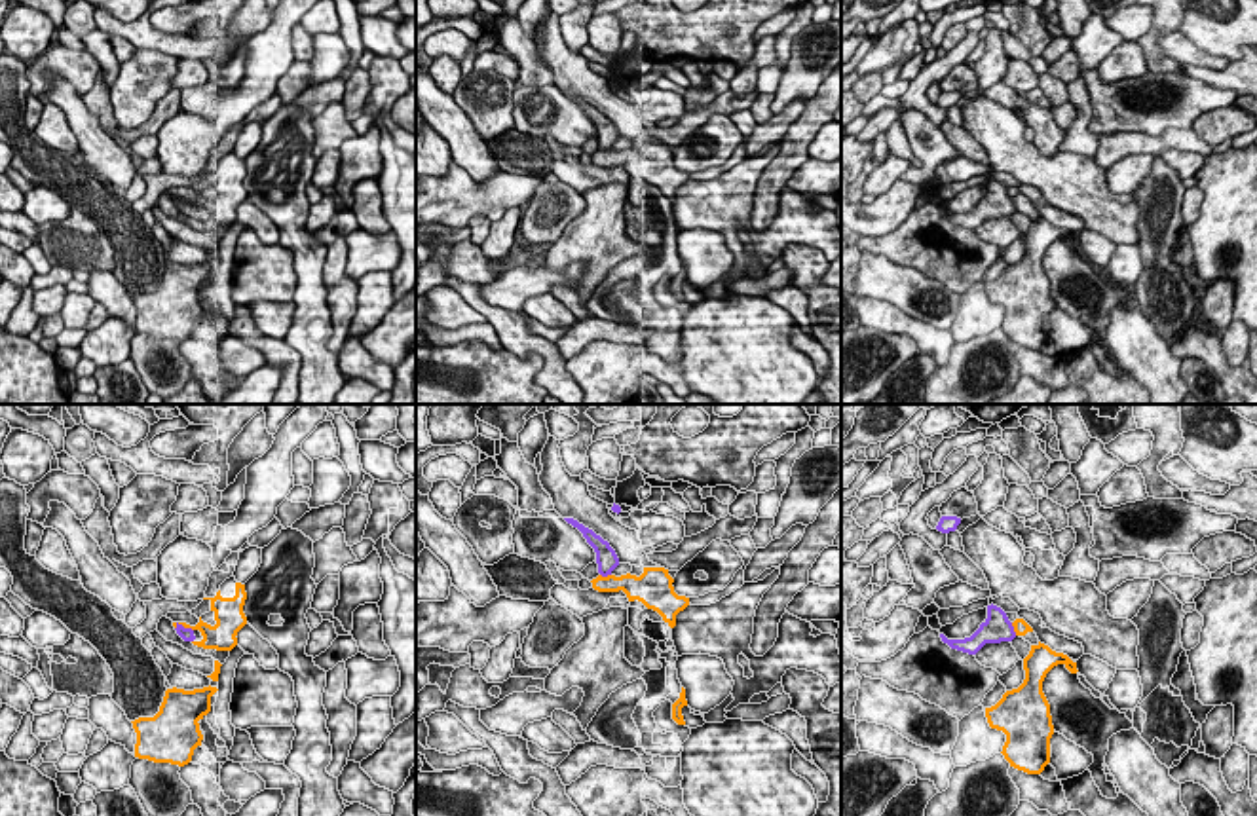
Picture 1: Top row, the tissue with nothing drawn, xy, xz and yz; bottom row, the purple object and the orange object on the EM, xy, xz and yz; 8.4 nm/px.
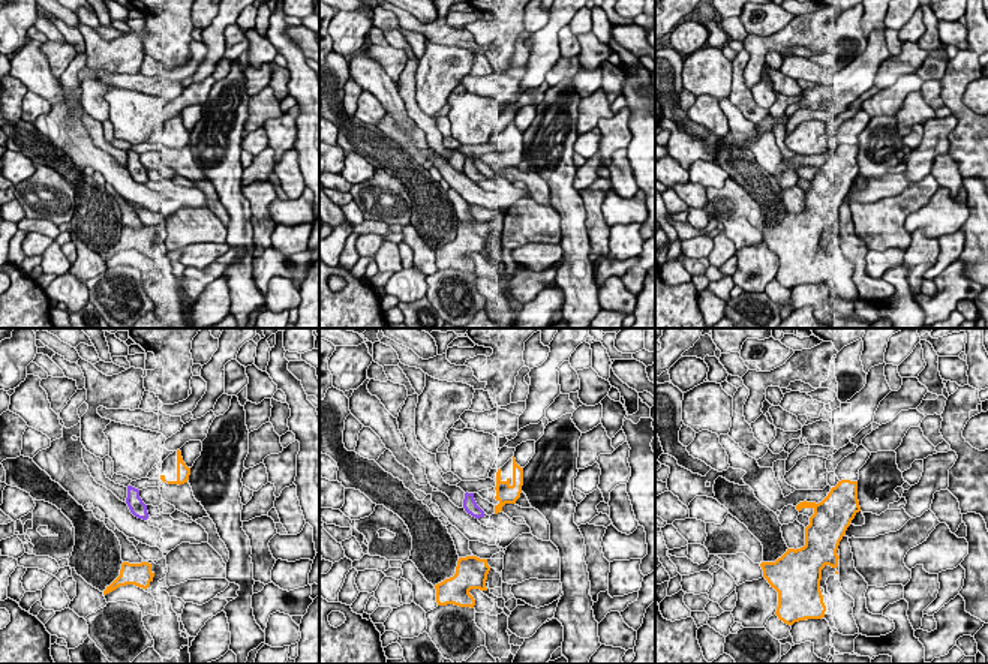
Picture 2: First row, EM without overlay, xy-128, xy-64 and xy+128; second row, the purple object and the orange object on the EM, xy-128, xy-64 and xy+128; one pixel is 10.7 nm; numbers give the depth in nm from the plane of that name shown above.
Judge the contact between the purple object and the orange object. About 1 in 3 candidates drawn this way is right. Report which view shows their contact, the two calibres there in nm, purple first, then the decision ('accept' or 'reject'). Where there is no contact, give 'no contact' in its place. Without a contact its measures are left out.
xy | 120/160 nm | accept

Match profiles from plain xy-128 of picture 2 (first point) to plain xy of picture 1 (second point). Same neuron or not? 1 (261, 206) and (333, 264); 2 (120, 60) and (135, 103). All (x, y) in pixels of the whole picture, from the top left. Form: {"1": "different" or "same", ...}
{"1": "same", "2": "same"}

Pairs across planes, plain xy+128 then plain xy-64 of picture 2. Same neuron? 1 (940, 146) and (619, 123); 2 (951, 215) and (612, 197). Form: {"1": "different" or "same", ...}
{"1": "same", "2": "same"}

